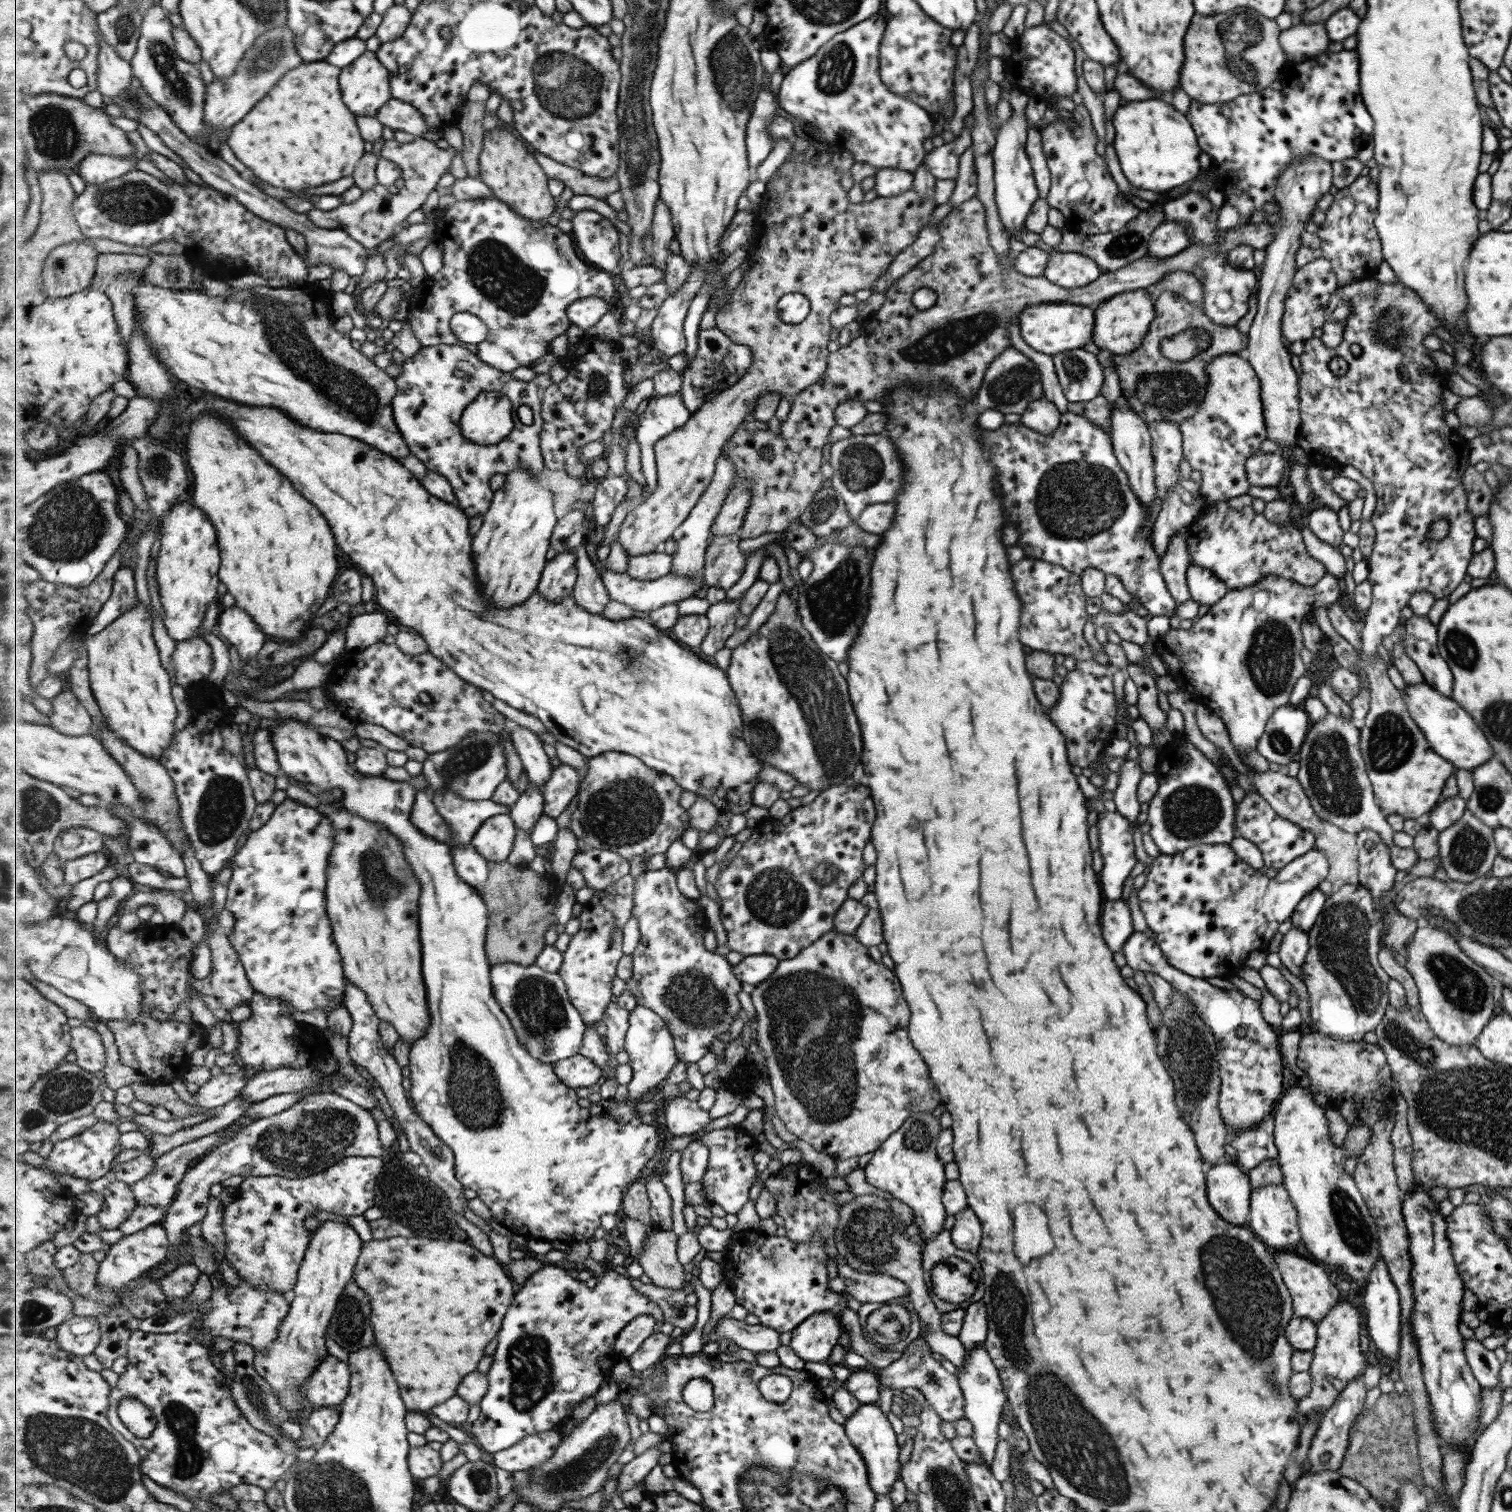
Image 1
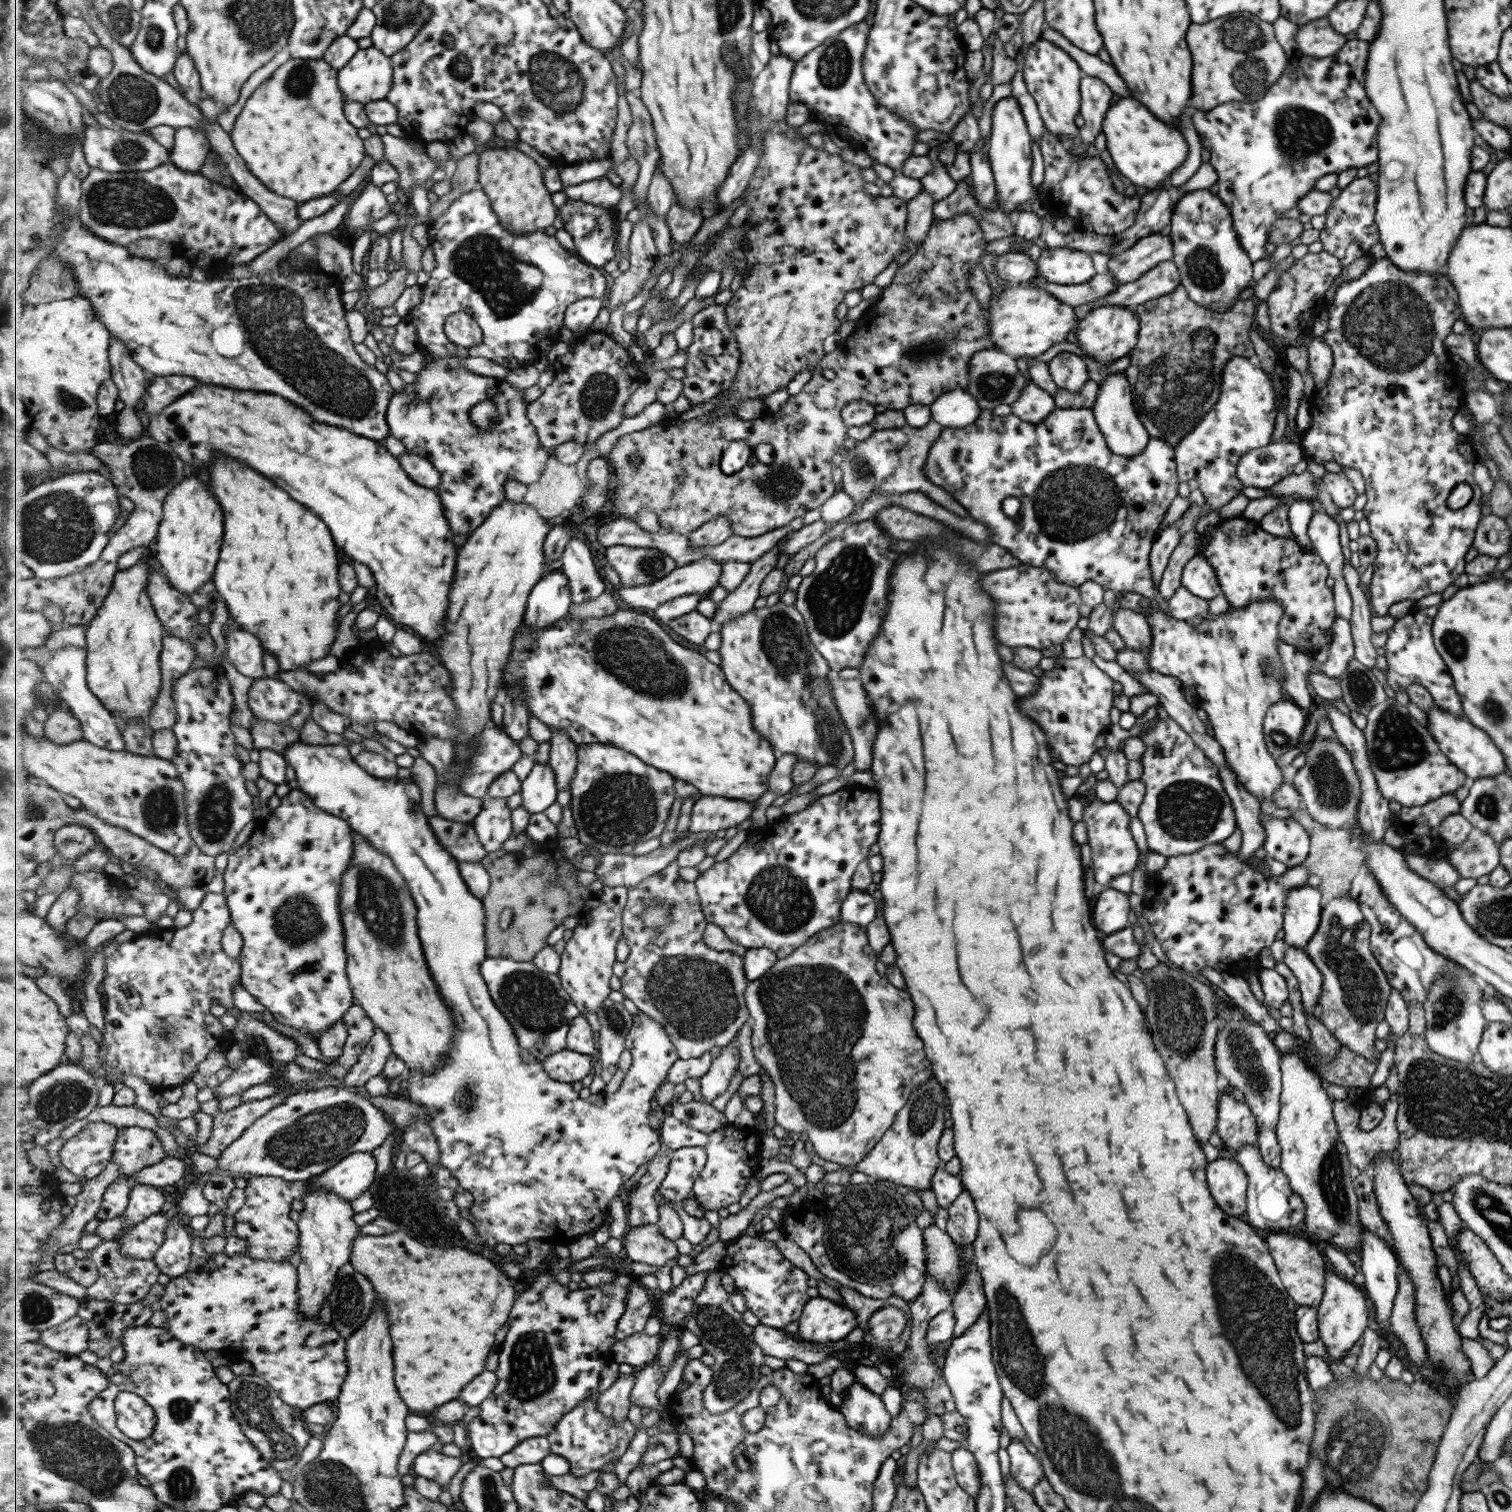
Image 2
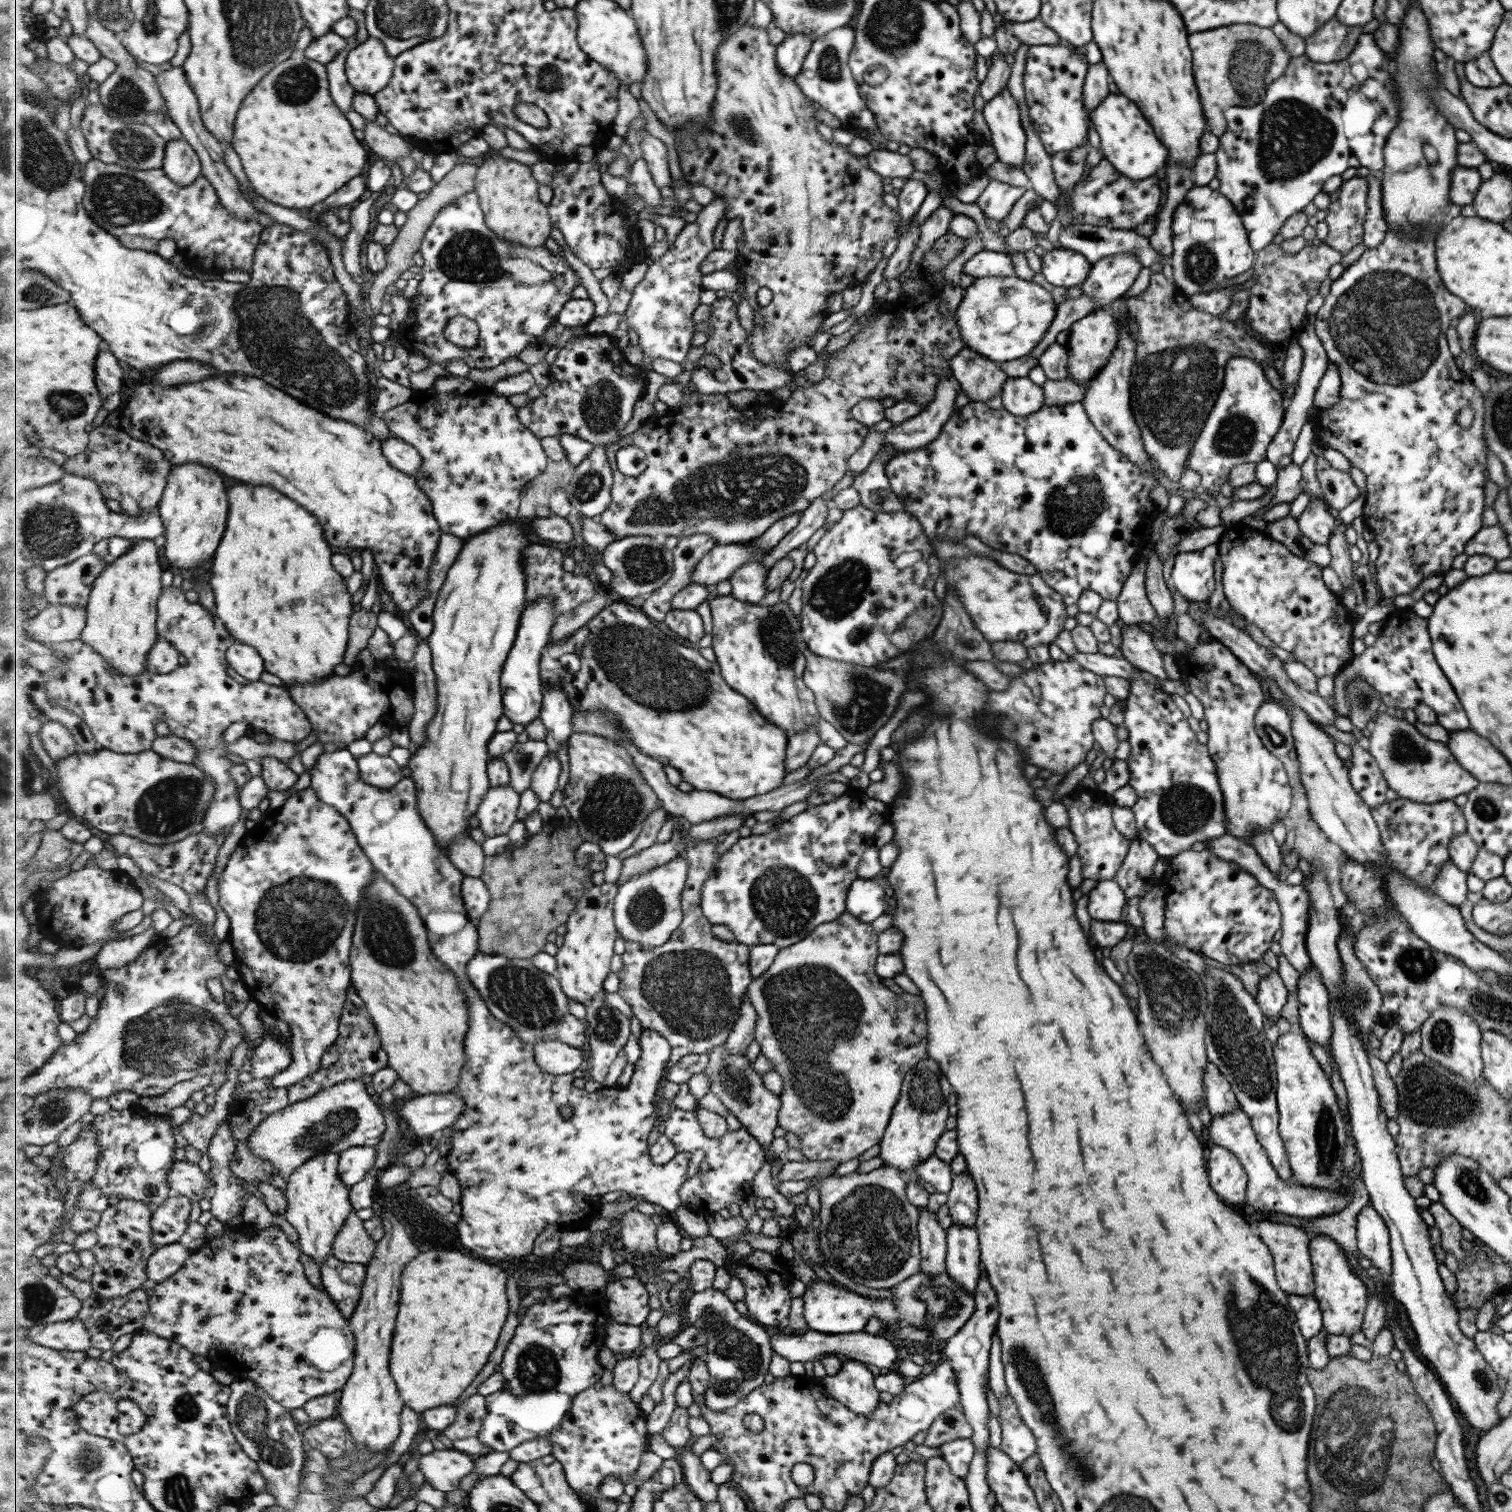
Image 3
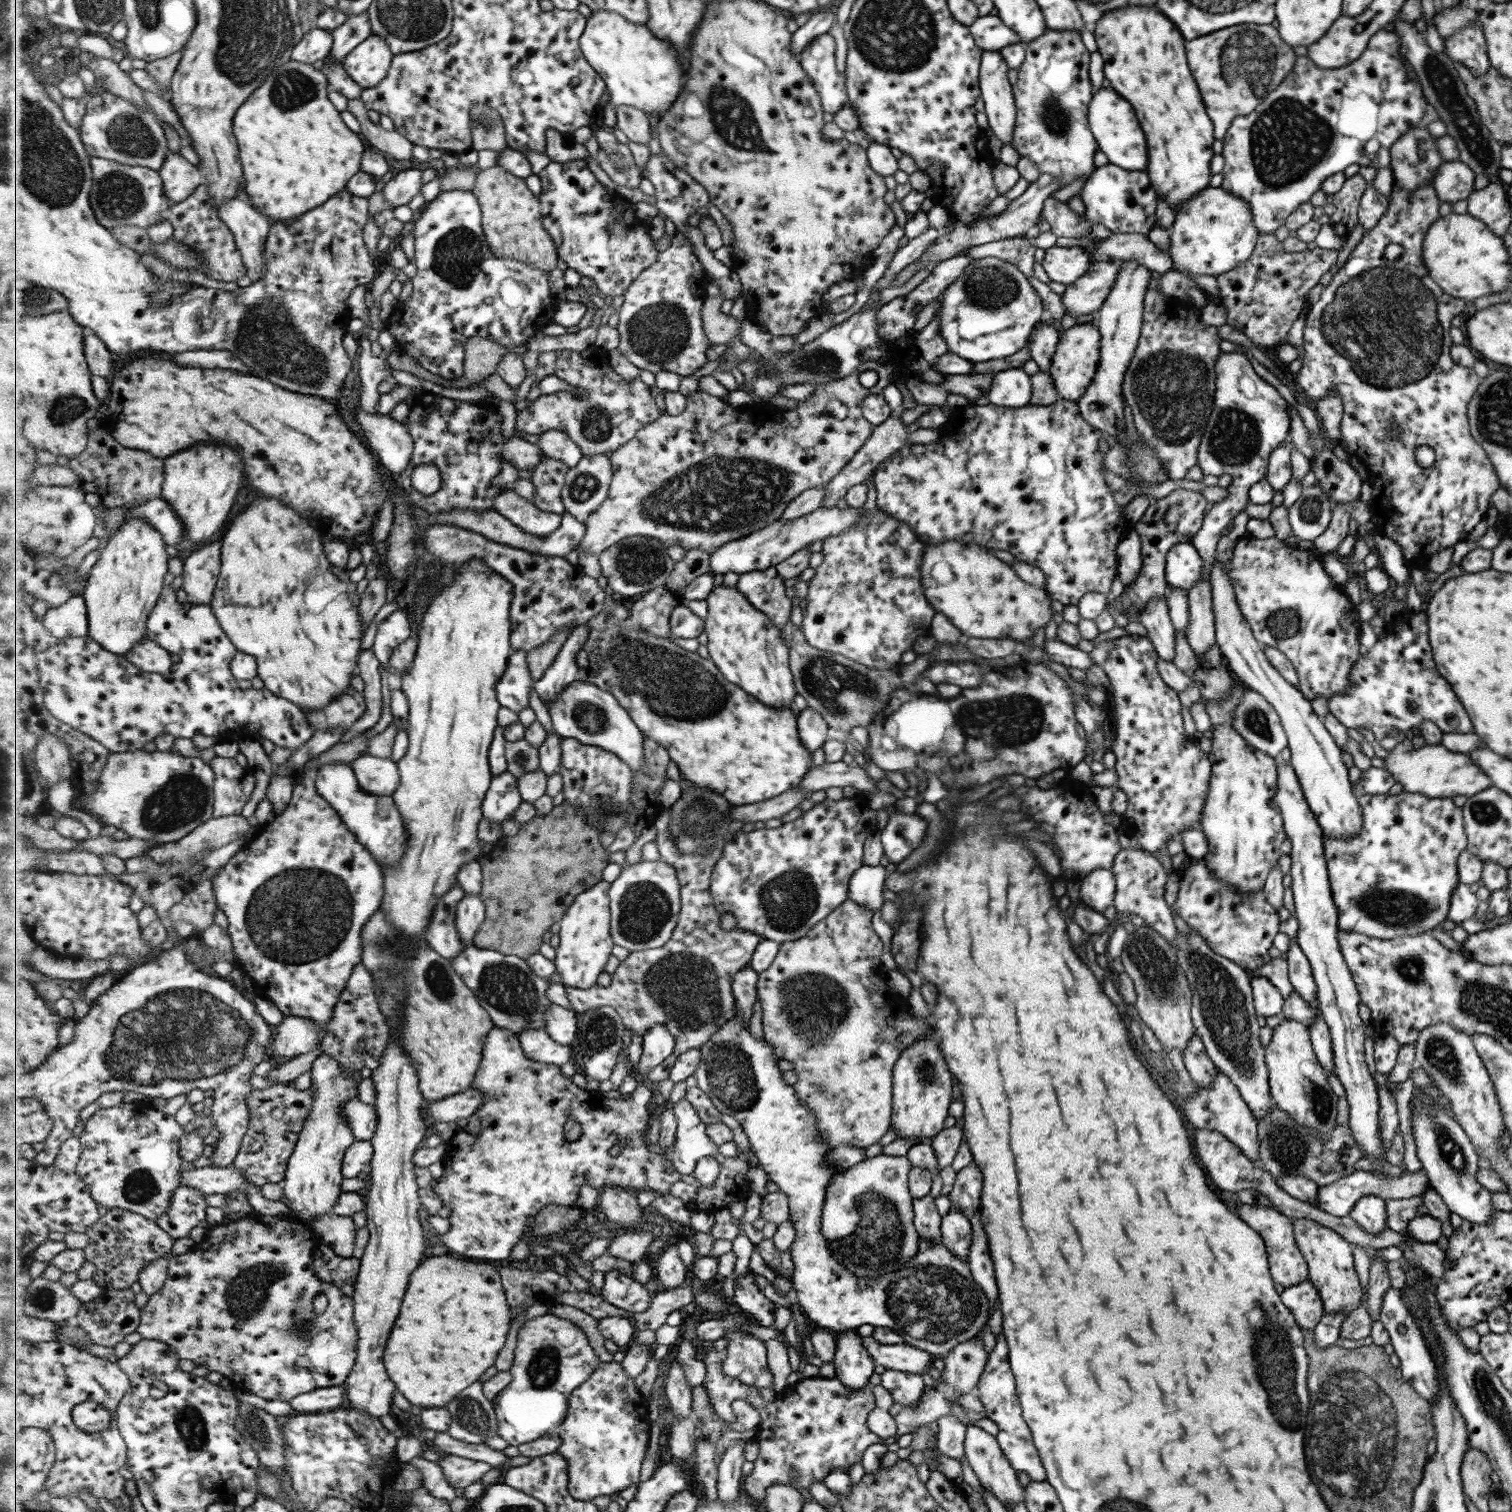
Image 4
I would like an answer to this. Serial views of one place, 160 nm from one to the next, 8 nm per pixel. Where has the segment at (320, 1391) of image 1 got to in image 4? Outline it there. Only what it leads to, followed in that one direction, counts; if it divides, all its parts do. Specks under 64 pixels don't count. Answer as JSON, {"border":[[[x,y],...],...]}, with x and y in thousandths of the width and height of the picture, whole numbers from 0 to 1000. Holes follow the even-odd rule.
{"border":[[[171,802],[167,804],[167,807],[166,807],[165,804],[158,808],[140,812],[134,821],[132,821],[124,829],[116,831],[113,833],[109,851],[104,856],[100,857],[94,866],[94,873],[91,881],[95,886],[108,887],[109,889],[114,890],[119,898],[126,899],[132,903],[136,903],[140,907],[145,907],[156,917],[166,920],[174,925],[192,927],[196,923],[210,919],[228,916],[231,909],[233,909],[233,904],[235,903],[237,897],[236,891],[238,880],[235,877],[234,871],[235,862],[234,858],[229,856],[226,851],[214,847],[210,843],[208,839],[210,823],[209,818],[203,816],[200,810],[195,804],[191,804],[190,803],[175,804]],[[210,860],[216,860],[216,864],[215,864],[214,868],[210,868],[210,865],[208,865]]]}

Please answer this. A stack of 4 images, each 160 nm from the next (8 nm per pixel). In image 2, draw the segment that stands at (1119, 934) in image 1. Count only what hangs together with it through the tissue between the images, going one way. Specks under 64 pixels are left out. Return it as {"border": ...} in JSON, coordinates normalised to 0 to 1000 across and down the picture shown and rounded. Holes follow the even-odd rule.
{"border":[[[735,587],[726,588],[722,597],[722,605],[728,618],[735,618],[747,612],[746,592]]]}

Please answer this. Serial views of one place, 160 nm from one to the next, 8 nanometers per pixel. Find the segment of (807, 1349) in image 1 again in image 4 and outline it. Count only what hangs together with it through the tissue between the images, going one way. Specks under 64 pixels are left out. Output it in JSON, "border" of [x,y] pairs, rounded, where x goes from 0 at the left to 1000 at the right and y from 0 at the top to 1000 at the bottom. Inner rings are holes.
{"border":[[[487,667],[485,673],[481,675],[470,689],[463,694],[464,701],[460,708],[462,719],[471,726],[478,737],[483,737],[491,743],[504,774],[507,775],[507,779],[514,784],[515,788],[519,790],[522,794],[521,806],[526,813],[526,820],[521,827],[524,835],[522,847],[526,854],[526,862],[533,874],[537,878],[544,878],[550,882],[563,881],[571,876],[587,878],[600,890],[620,897],[624,897],[633,889],[648,882],[654,874],[653,860],[644,847],[640,837],[629,831],[622,819],[617,821],[607,819],[606,829],[601,835],[596,836],[593,841],[585,841],[583,845],[567,846],[554,835],[546,818],[542,815],[546,786],[553,776],[545,768],[549,759],[546,754],[543,753],[538,737],[527,726],[525,720],[518,716],[517,708],[513,704],[511,691],[507,686],[498,685]]]}

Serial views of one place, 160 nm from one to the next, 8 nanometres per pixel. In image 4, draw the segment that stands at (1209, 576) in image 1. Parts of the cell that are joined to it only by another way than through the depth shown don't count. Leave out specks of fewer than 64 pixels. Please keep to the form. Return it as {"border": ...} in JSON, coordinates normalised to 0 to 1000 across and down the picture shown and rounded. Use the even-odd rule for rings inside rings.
{"border":[[[787,358],[776,360],[776,361],[771,365],[771,372],[770,382],[774,388],[786,391],[789,388],[789,386],[792,384],[793,380],[798,382],[800,381],[800,377],[799,377],[799,378],[794,378],[794,368],[792,366],[790,362]]]}

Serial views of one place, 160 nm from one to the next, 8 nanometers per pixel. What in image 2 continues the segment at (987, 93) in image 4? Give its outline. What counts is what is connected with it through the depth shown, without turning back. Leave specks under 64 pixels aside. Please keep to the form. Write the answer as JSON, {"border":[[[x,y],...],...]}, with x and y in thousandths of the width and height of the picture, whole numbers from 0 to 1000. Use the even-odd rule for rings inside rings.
{"border":[[[669,63],[662,65],[657,69],[655,85],[653,94],[654,95],[653,106],[659,124],[659,136],[665,143],[667,143],[667,142],[671,143],[674,135],[686,130],[687,124],[682,123],[681,121],[681,112],[683,109],[683,93],[674,69]]]}

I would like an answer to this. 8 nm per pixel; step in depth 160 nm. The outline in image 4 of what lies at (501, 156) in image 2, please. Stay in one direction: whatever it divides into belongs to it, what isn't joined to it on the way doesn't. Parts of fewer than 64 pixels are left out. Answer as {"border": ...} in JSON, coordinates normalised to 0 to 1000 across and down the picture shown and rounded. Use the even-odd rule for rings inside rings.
{"border":[[[328,108],[317,113],[312,126],[319,138],[319,148],[322,161],[330,170],[339,170],[341,173],[353,175],[353,178],[364,179],[368,178],[370,165],[360,151],[356,130],[349,124],[347,118],[341,116],[335,111]]]}

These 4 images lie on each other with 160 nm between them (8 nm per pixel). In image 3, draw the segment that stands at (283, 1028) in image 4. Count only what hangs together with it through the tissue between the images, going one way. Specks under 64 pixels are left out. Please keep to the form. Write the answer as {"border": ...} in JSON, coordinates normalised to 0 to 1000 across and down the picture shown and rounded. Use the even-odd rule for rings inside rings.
{"border":[[[173,689],[167,692],[165,701],[167,713],[179,713],[187,709],[194,701],[193,689]]]}

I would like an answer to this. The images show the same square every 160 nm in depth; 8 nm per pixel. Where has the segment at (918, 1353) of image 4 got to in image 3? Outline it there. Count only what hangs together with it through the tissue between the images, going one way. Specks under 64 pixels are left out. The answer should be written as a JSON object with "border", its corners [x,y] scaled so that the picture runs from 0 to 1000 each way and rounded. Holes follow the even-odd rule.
{"border":[[[534,880],[530,883],[526,882],[514,882],[511,882],[511,894],[516,896],[522,901],[537,901],[541,899],[544,896],[551,896],[556,900],[564,899],[566,900],[577,902],[580,905],[591,905],[593,899],[593,894],[591,889],[588,888],[585,884],[569,881],[563,881],[558,882],[546,882],[540,880]]]}

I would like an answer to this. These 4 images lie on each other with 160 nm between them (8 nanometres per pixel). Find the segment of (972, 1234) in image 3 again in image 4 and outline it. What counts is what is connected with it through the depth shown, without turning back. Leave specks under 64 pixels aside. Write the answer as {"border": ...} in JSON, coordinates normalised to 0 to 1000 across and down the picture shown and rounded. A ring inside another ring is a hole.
{"border":[[[628,798],[626,803],[622,806],[622,822],[629,831],[632,831],[633,833],[636,833],[638,836],[640,836],[643,813],[641,807],[630,798]]]}

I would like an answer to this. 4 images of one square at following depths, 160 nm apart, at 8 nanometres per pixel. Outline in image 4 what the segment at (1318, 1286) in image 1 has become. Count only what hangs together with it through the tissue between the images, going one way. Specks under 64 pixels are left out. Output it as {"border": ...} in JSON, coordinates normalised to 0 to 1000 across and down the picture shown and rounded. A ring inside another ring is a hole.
{"border":[[[818,796],[818,804],[834,818],[838,828],[839,841],[841,847],[849,851],[854,851],[856,849],[865,847],[863,833],[857,824],[855,817],[855,808],[854,806],[847,803],[845,800],[841,800],[837,798],[827,798]]]}

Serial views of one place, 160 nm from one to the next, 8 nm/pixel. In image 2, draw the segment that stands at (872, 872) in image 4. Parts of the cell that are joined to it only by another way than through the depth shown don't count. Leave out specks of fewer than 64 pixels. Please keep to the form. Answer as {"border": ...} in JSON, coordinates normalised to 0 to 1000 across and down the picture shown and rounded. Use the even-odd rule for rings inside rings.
{"border":[[[564,588],[556,599],[556,608],[572,613],[579,607],[579,596],[575,589]]]}

